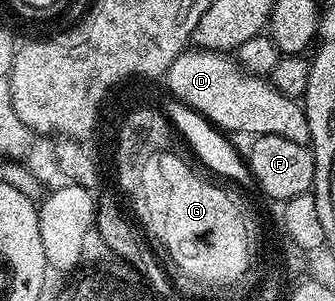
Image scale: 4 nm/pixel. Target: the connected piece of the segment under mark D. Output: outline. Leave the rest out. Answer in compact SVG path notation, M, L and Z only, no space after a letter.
M201 49L182 51L166 70L164 82L173 98L205 115L226 133L243 131L249 137L275 135L309 144L310 130L303 104L277 91L269 78L243 71L233 54Z

